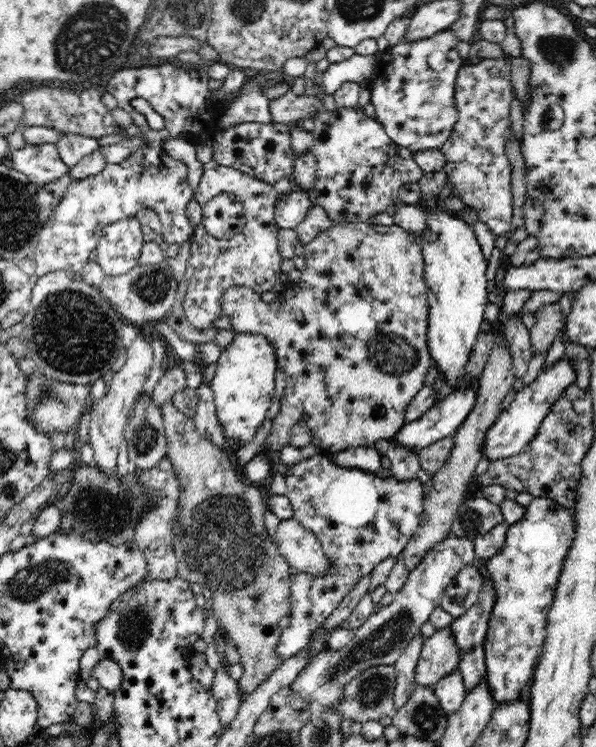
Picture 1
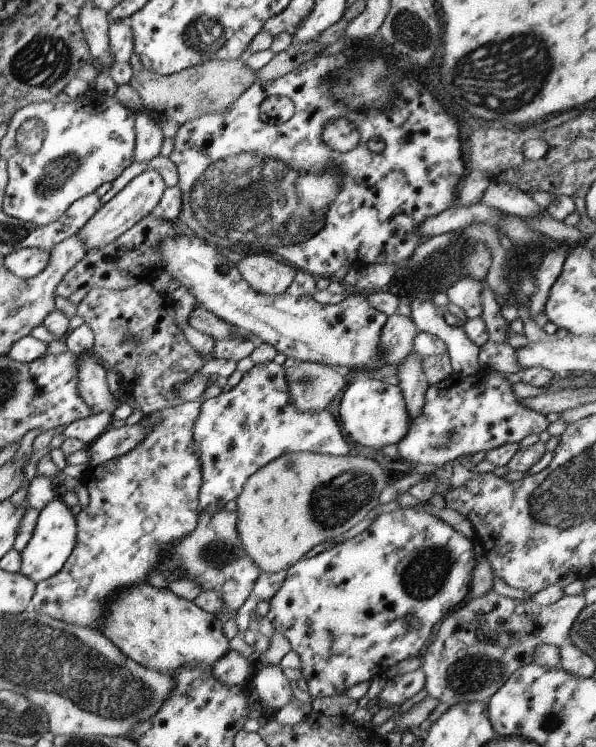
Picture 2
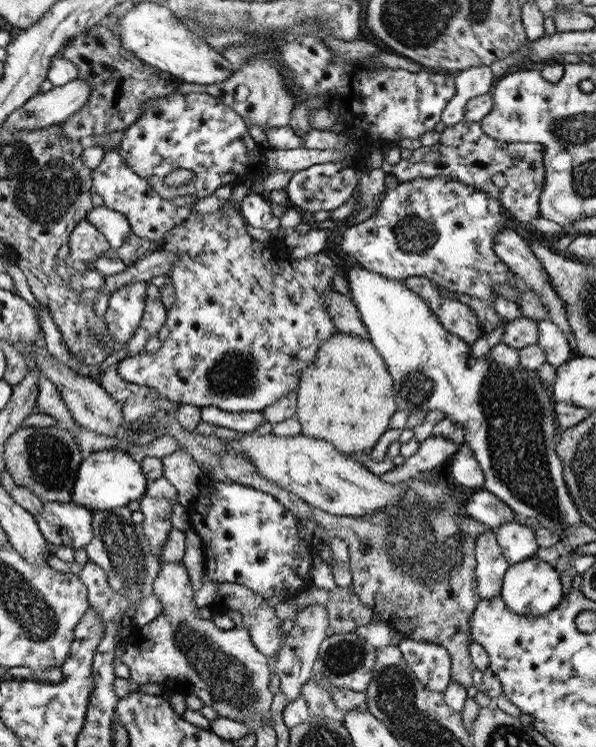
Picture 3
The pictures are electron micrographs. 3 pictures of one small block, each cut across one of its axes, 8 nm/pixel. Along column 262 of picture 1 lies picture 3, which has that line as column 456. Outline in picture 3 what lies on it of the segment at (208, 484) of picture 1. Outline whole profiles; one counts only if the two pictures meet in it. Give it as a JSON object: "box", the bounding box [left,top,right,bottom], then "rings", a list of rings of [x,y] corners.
{"box":[167,416,481,690],"rings":[[[170,416],[167,434],[178,440],[181,449],[185,449],[192,459],[199,465],[202,477],[209,477],[216,481],[239,483],[251,488],[269,493],[297,518],[313,519],[325,534],[339,537],[348,546],[348,566],[351,572],[352,594],[377,614],[381,622],[403,634],[403,638],[440,644],[450,656],[450,678],[460,684],[465,690],[471,685],[471,672],[474,666],[467,651],[472,642],[470,633],[470,618],[481,599],[476,591],[476,560],[474,559],[475,538],[459,531],[457,516],[465,516],[462,504],[455,500],[453,491],[435,474],[431,480],[409,479],[405,482],[404,496],[391,506],[372,512],[369,518],[345,517],[330,515],[318,508],[309,506],[298,496],[291,494],[269,482],[258,474],[257,469],[249,459],[238,455],[235,451],[224,449],[225,439],[199,435],[197,432],[186,432],[176,419]]]}

